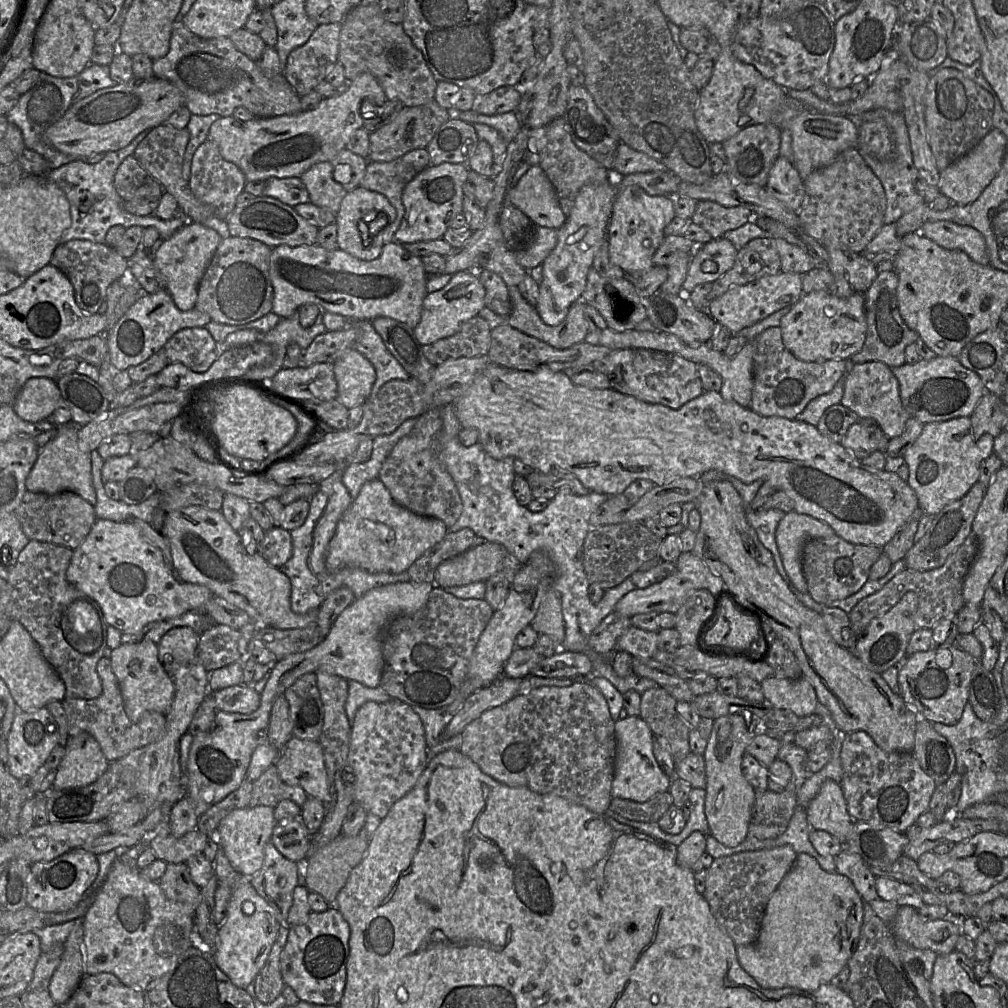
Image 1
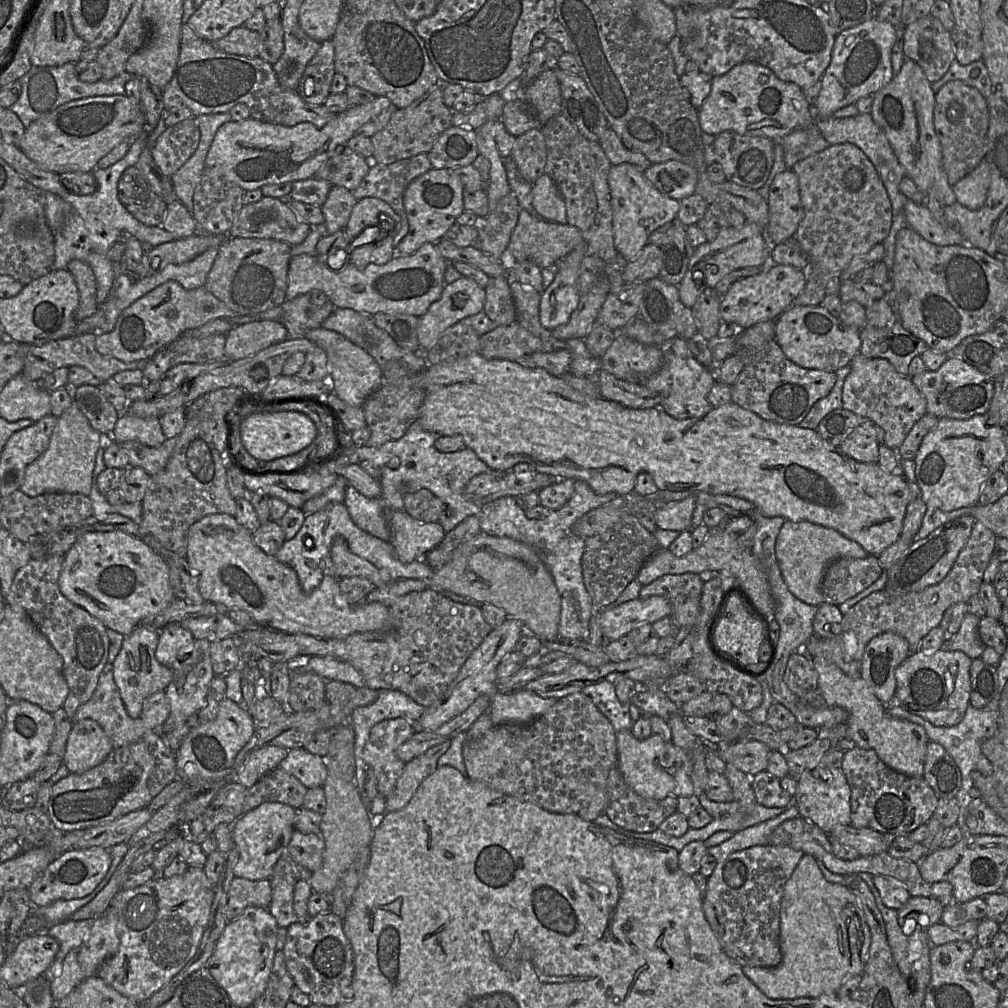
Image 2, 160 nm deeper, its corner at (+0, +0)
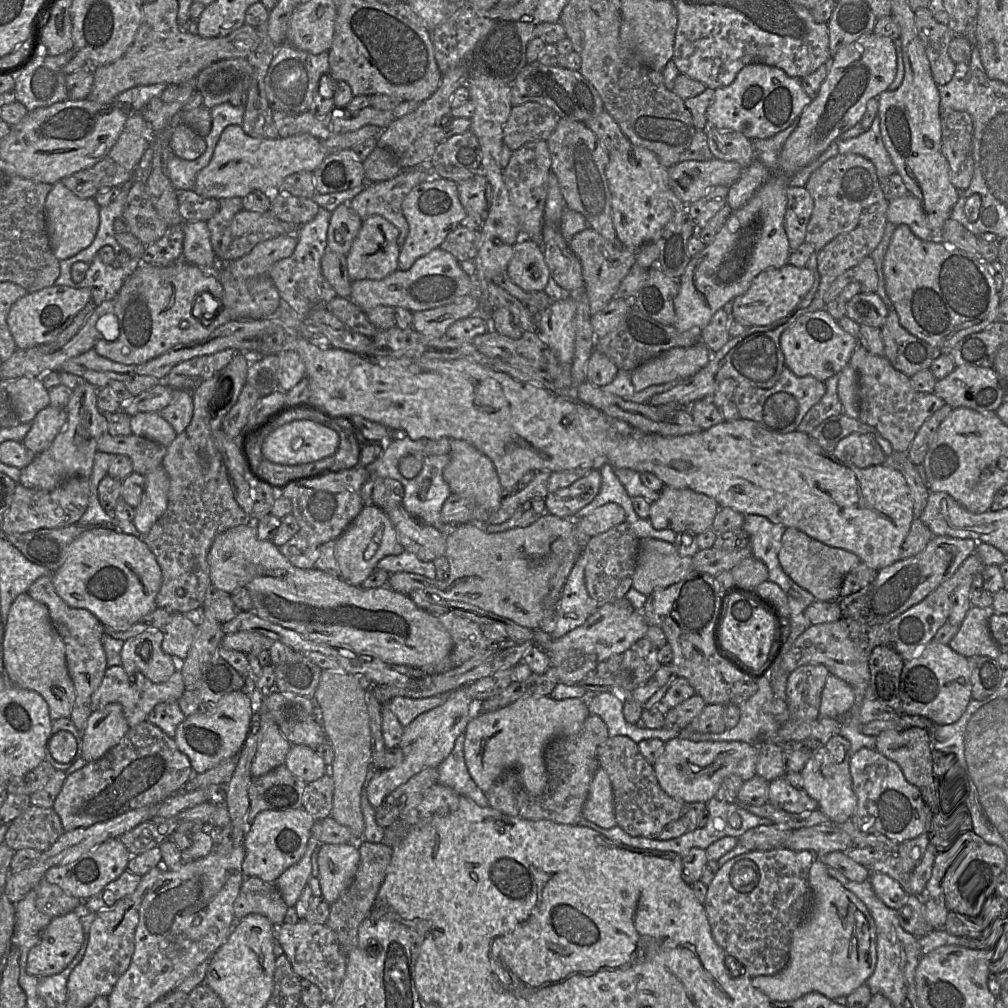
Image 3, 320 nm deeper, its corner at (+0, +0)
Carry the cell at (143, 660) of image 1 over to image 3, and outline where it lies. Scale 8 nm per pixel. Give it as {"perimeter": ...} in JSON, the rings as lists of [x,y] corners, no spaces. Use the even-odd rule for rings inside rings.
{"perimeter":[[[147,630],[124,641],[121,666],[129,675],[142,673],[153,683],[164,683],[176,672],[173,657],[162,649],[164,632]]]}

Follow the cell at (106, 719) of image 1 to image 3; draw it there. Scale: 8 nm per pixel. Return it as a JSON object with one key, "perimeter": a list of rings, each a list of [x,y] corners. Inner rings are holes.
{"perimeter":[[[110,666],[107,668],[99,688],[92,696],[91,707],[93,711],[98,711],[110,703],[120,703],[123,706],[124,715],[129,726],[132,728],[147,720],[150,712],[160,703],[166,701],[178,701],[185,691],[185,683],[180,670],[176,672],[164,683],[153,683],[142,673],[129,675],[120,666]]]}

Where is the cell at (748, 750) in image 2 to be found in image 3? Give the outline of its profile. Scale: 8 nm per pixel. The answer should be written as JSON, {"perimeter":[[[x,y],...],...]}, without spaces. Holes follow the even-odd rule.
{"perimeter":[[[676,737],[665,742],[653,769],[660,787],[671,797],[685,802],[707,803],[725,777],[737,775],[747,781],[756,775],[759,746],[741,741],[701,741]]]}

